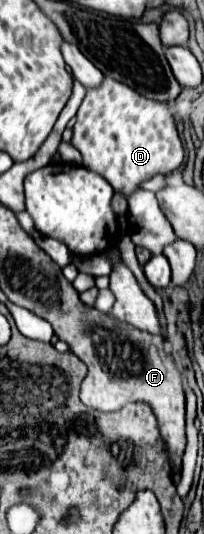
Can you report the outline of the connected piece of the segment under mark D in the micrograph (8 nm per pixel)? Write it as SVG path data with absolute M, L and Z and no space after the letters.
M104 78L98 88L86 90L72 130L70 144L80 150L84 166L104 176L114 190L126 196L142 180L172 172L184 162L182 140L168 104L150 100L114 78Z

